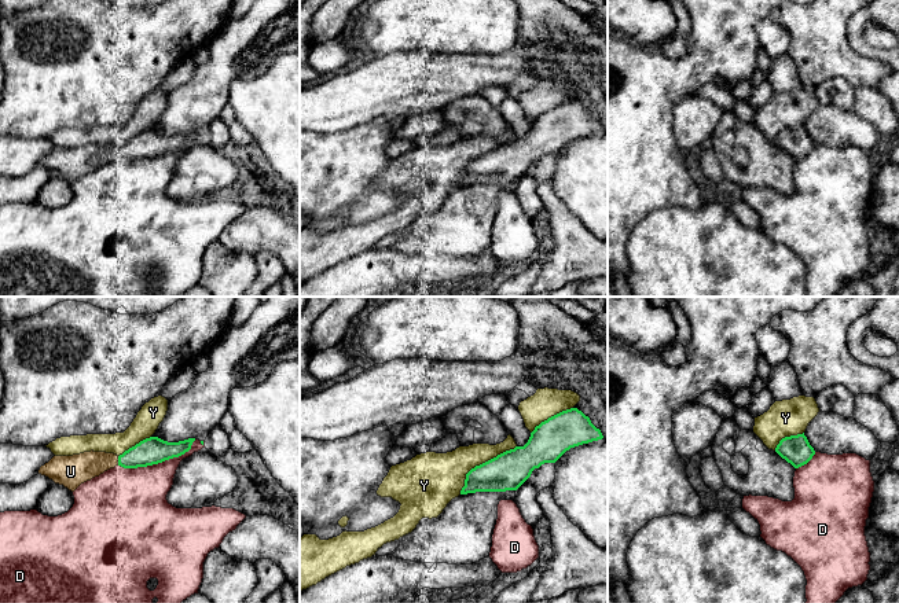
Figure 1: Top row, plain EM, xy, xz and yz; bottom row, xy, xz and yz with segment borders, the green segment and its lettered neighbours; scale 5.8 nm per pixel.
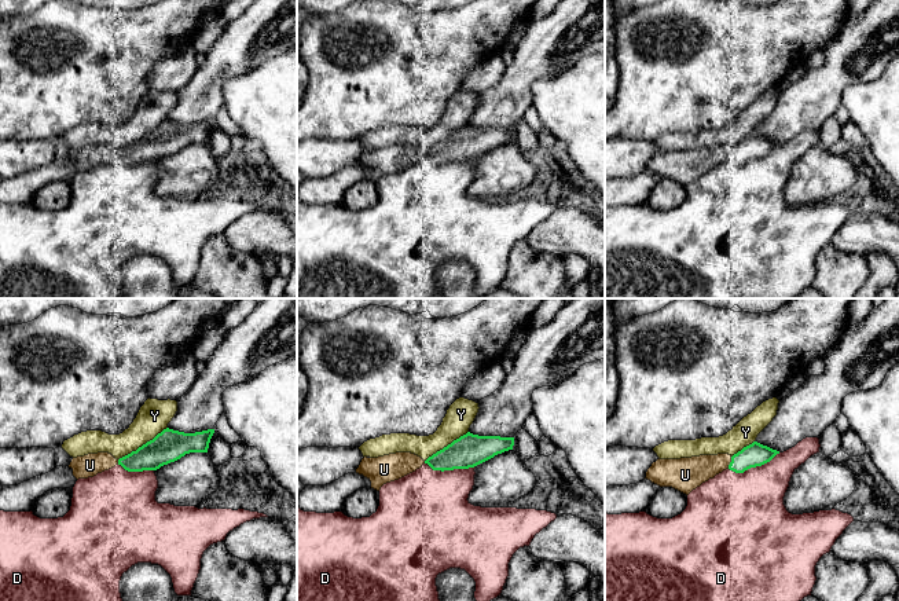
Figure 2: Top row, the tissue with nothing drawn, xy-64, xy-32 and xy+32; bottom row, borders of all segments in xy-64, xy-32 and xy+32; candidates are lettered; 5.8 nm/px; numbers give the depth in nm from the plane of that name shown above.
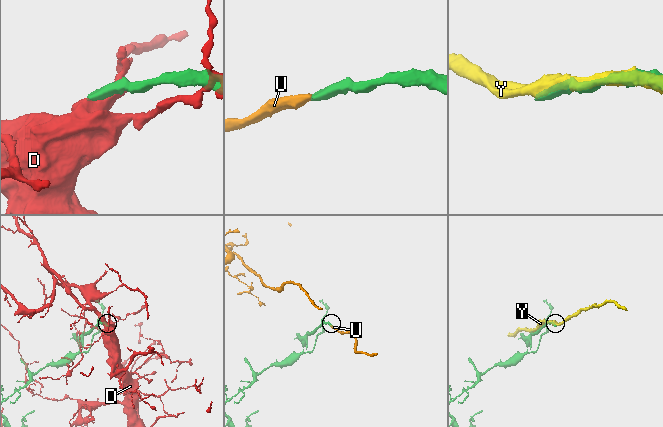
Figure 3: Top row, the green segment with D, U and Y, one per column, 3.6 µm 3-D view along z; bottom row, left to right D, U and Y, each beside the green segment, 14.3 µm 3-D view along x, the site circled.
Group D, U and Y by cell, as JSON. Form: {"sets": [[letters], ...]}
{"sets": [["D"], ["U"], ["Y"]]}

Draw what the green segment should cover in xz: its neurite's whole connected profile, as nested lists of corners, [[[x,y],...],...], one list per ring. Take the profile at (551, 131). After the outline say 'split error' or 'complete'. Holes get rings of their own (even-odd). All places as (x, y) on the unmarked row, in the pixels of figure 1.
[[[562,103],[536,118],[524,139],[515,139],[471,161],[460,187],[517,183],[535,161],[555,155],[570,140],[602,130],[601,122],[581,103]]]; complete

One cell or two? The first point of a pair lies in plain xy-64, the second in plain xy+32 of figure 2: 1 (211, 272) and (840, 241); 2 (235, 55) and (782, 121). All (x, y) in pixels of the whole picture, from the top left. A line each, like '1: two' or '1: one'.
1: two
2: one

